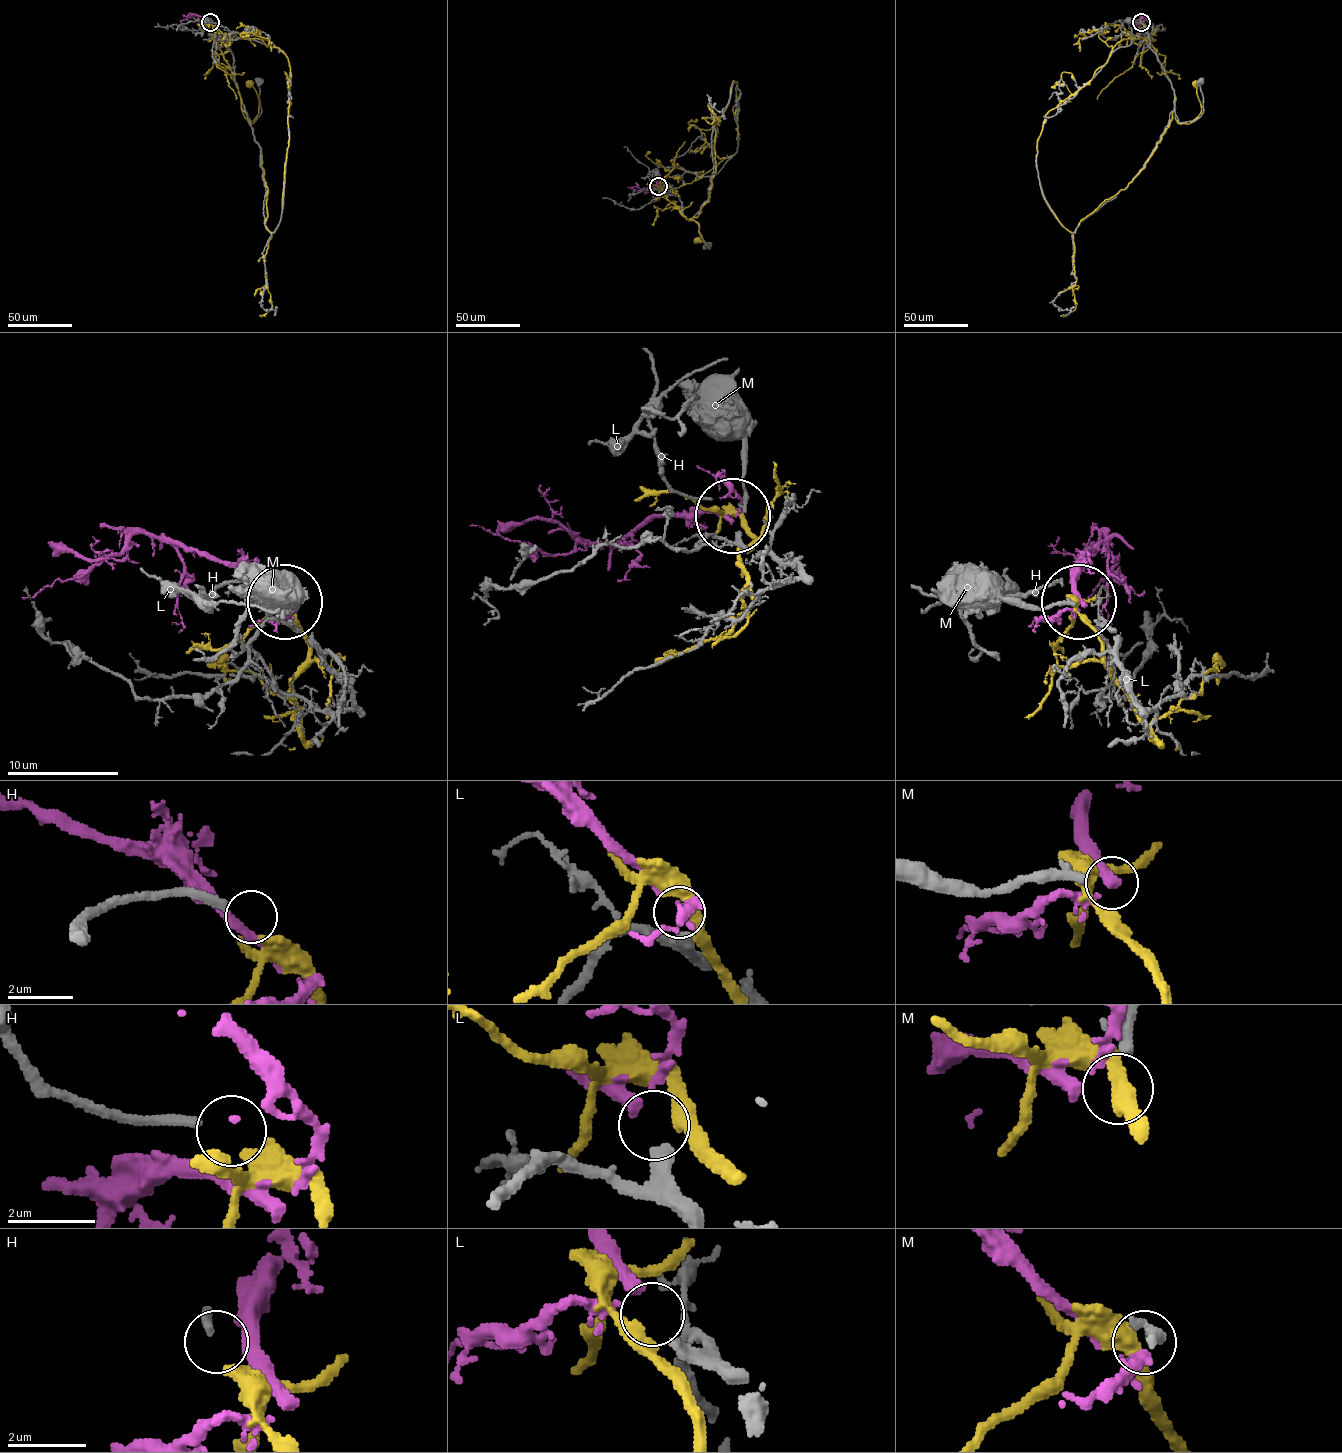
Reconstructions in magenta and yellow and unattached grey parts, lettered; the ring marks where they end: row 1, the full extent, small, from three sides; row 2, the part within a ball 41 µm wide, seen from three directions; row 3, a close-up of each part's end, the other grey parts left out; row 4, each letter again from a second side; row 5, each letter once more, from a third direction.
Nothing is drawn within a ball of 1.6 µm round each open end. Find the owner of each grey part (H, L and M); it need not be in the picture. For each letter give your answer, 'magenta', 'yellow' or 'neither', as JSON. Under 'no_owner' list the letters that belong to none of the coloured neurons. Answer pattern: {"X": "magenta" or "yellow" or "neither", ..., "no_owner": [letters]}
{"H": "yellow", "L": "magenta", "M": "neither", "no_owner": ["M"]}

